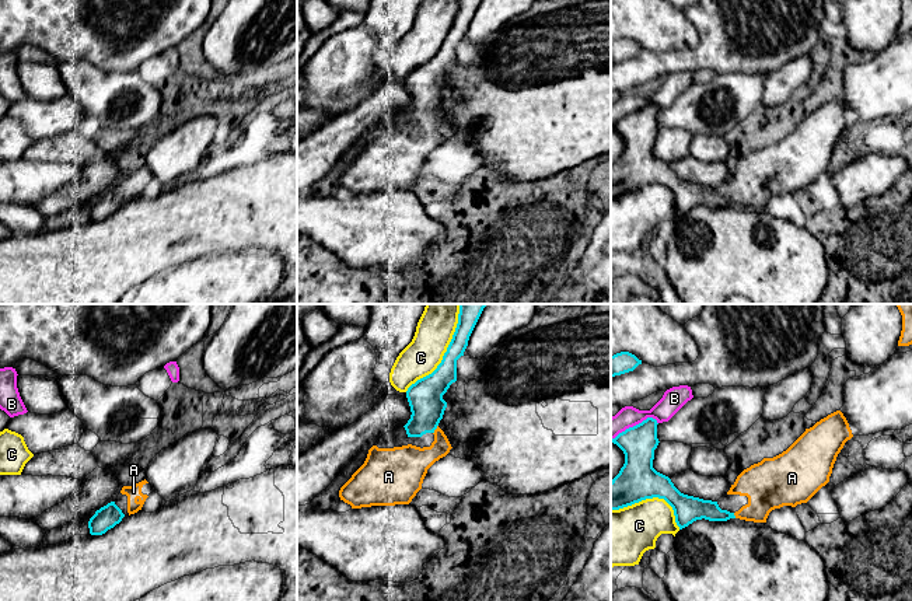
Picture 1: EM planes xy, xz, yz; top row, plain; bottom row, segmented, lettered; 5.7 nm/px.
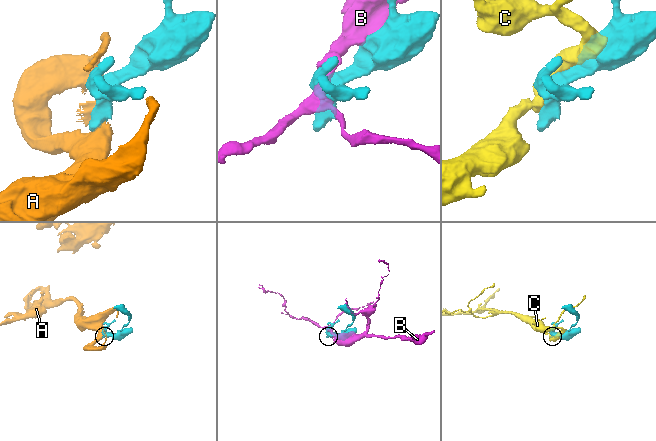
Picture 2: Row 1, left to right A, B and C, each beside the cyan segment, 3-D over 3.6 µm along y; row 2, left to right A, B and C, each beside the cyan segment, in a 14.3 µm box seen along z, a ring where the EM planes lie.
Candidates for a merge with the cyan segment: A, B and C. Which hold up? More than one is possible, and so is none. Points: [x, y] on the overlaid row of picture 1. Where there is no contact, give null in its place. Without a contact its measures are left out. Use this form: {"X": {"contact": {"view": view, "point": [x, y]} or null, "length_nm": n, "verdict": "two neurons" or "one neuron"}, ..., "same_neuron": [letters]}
{"A": {"contact": {"view": "xz", "point": [436, 427]}, "length_nm": 60, "verdict": "one neuron"}, "B": {"contact": {"view": "yz", "point": [633, 426]}, "length_nm": 300, "verdict": "two neurons"}, "C": {"contact": {"view": "xz", "point": [446, 352]}, "length_nm": 600, "verdict": "two neurons"}, "same_neuron": ["A"]}

